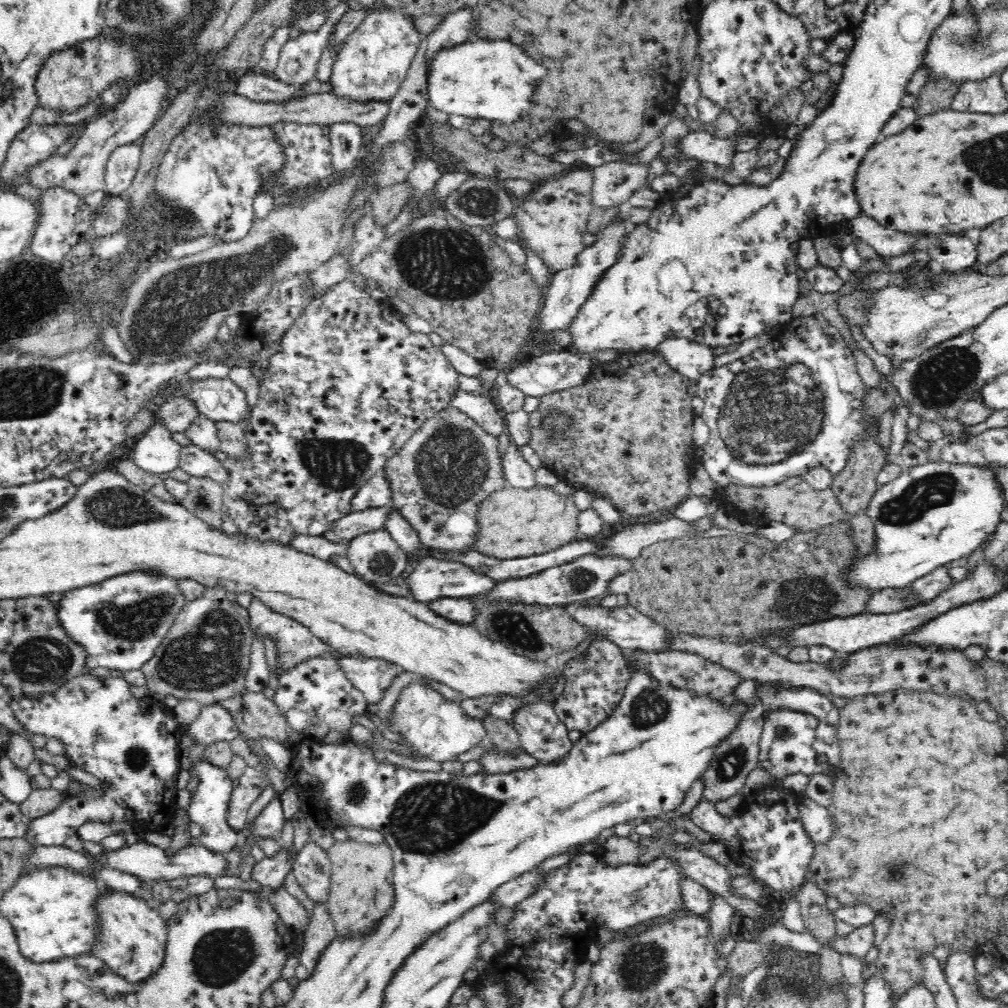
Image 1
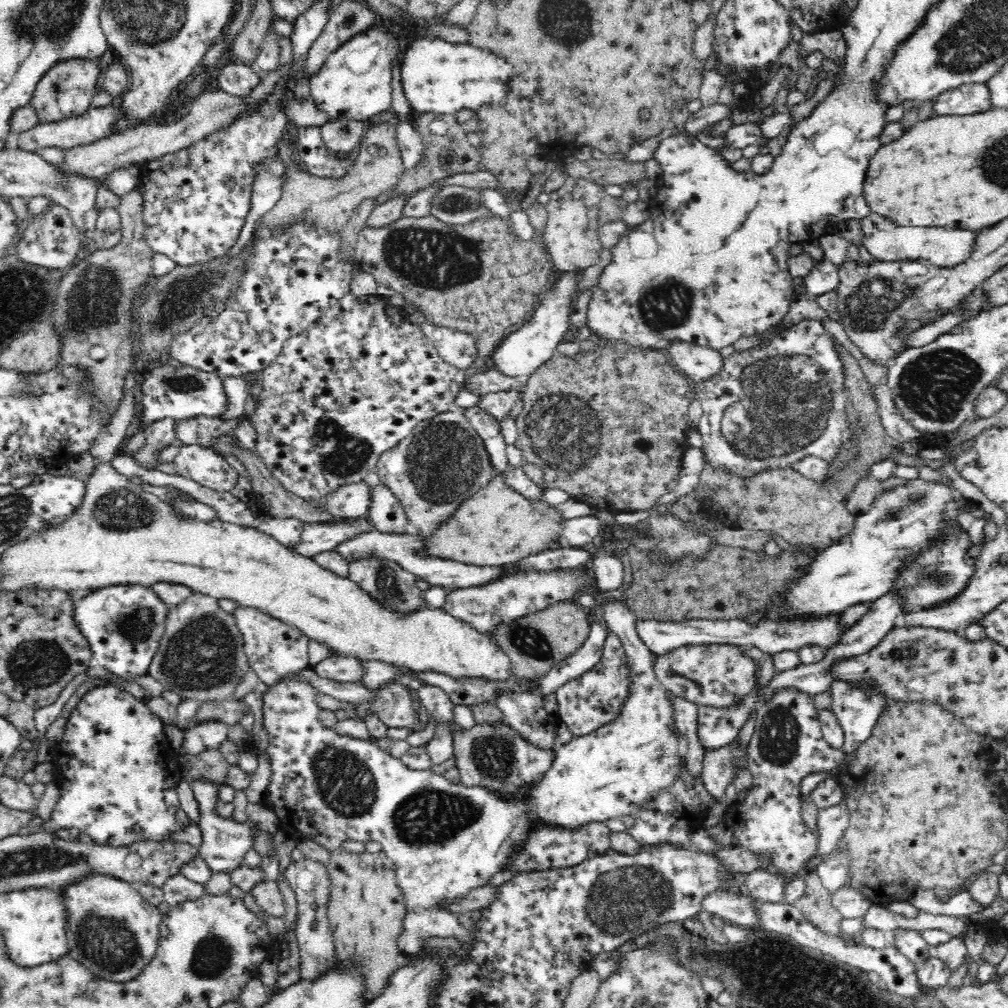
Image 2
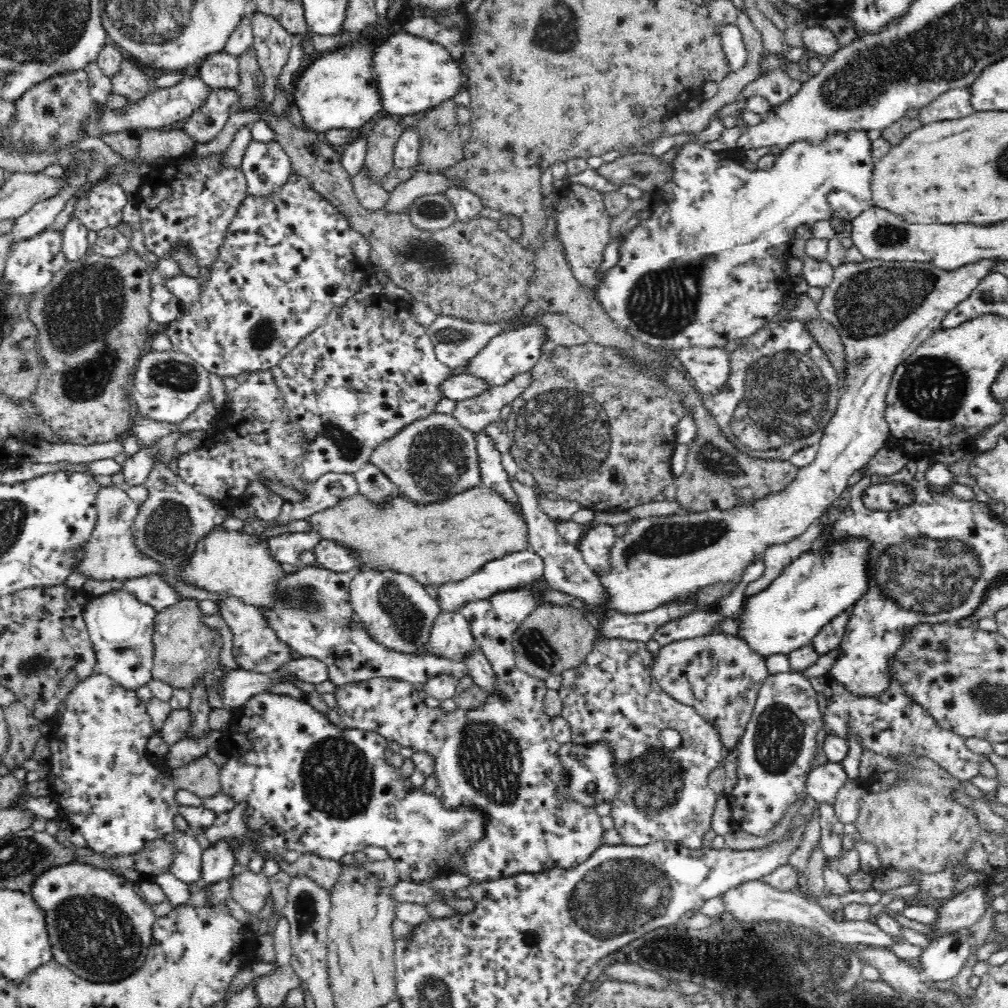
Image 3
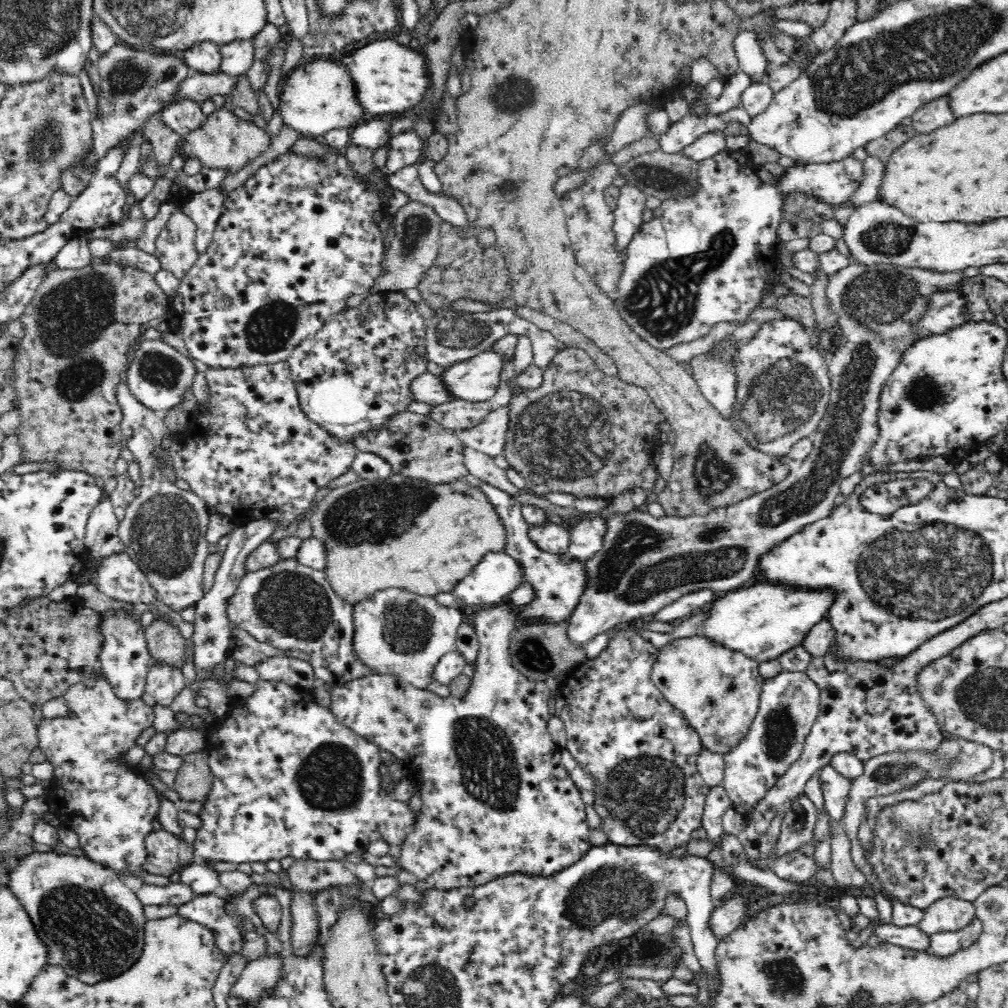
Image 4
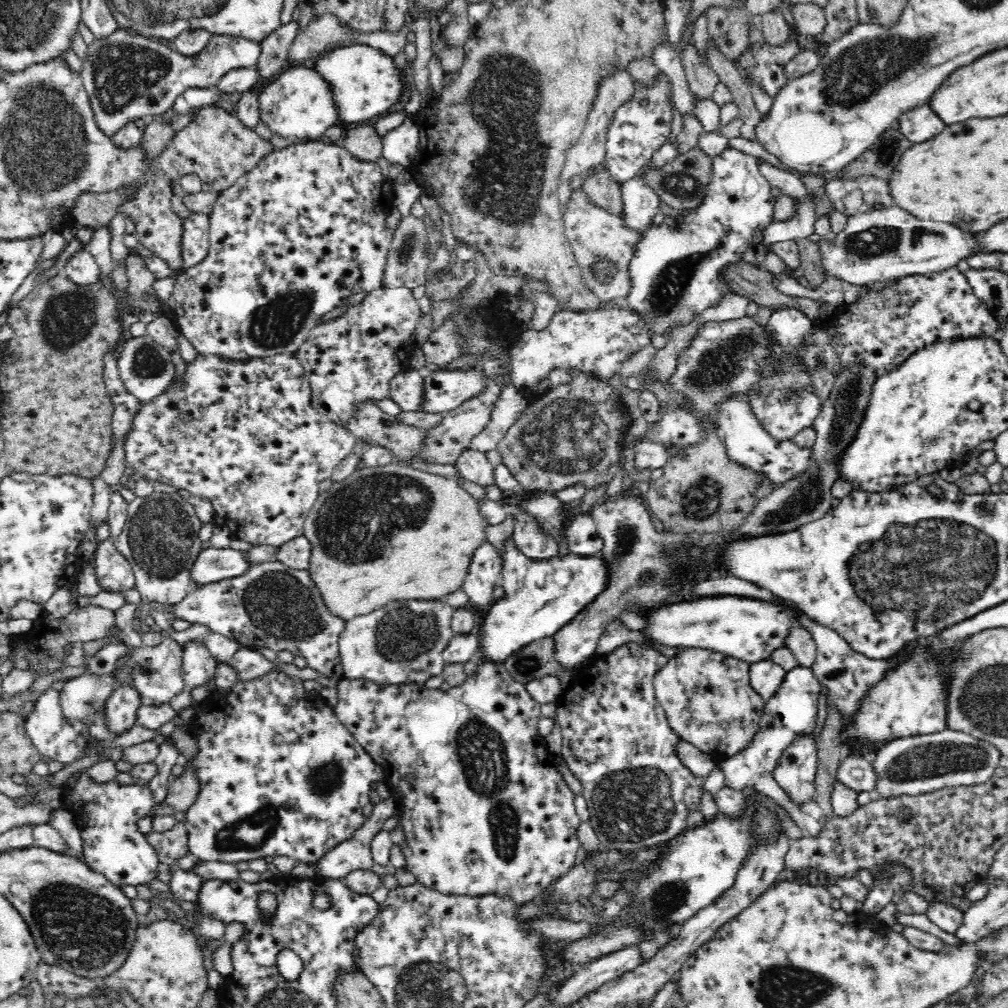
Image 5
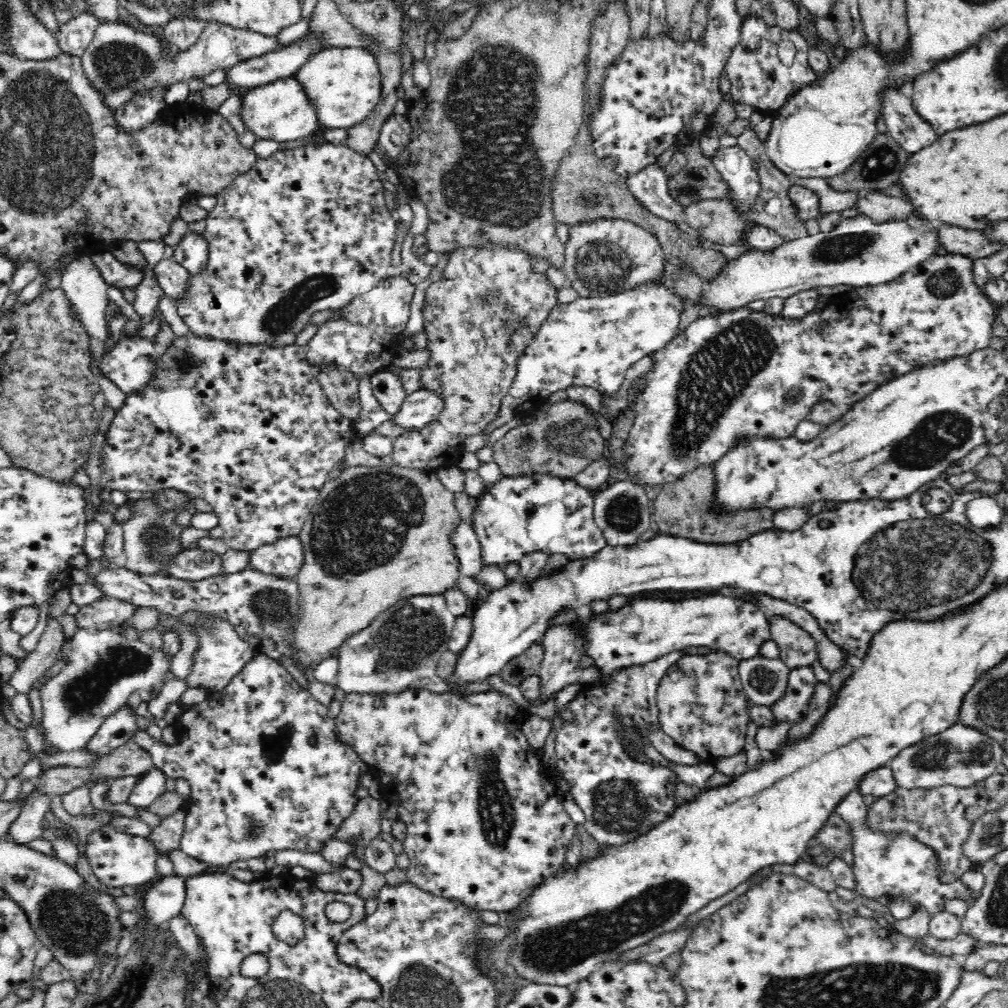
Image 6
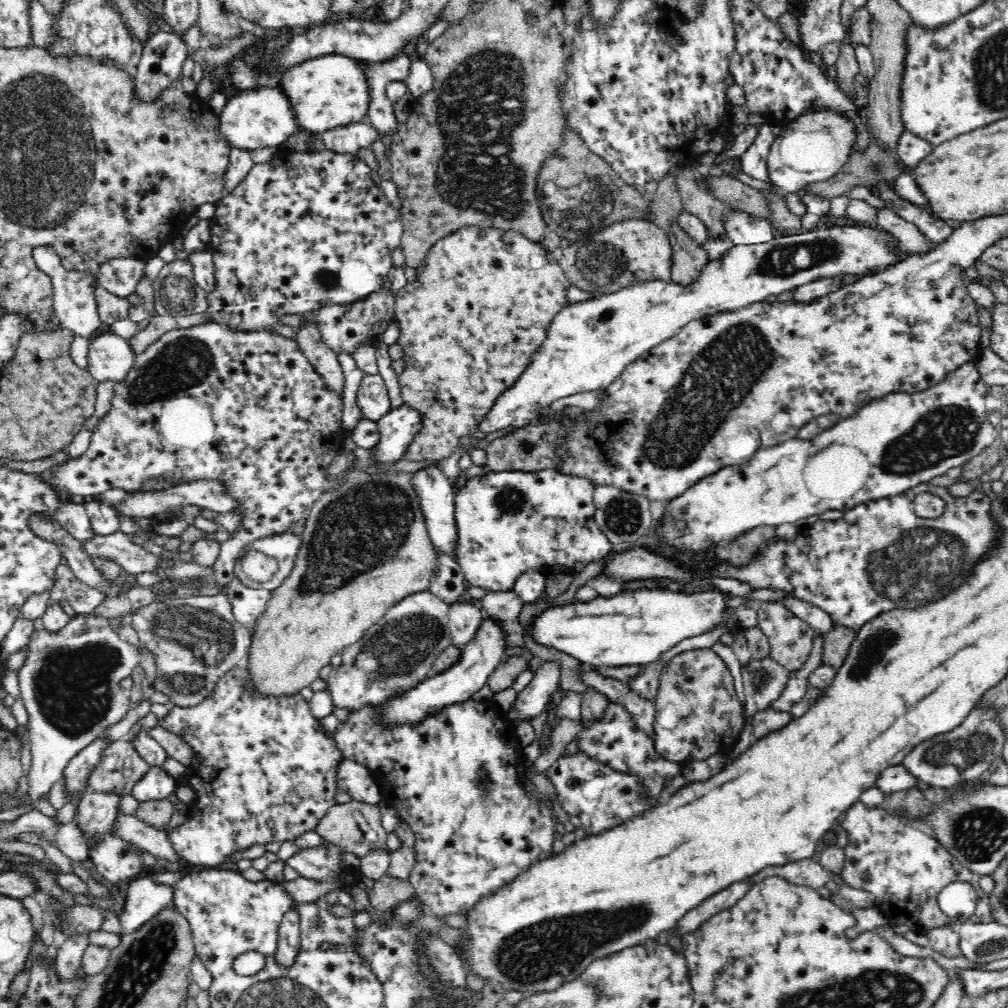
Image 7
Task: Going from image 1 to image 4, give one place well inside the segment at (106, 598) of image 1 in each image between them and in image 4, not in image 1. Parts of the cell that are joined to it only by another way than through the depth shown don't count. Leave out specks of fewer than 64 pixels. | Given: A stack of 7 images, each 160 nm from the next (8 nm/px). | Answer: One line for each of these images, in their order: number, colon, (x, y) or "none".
2: (124, 624)
3: (121, 627)
4: (125, 657)

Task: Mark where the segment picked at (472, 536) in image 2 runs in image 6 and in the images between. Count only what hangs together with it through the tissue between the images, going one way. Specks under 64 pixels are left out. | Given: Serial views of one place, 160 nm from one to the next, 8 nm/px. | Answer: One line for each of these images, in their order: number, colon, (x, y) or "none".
3: (450, 541)
4: (397, 532)
5: (395, 532)
6: (376, 535)

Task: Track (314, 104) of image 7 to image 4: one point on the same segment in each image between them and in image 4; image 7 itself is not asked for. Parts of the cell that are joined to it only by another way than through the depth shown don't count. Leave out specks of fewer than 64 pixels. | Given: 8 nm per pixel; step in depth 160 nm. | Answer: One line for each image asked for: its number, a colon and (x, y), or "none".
4: (392, 77)
5: (367, 82)
6: (346, 83)

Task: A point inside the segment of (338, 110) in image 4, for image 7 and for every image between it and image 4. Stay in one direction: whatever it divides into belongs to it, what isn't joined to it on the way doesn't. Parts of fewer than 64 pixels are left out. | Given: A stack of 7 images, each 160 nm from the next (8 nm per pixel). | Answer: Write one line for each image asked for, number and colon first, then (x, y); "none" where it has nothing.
5: (300, 103)
6: (282, 110)
7: (264, 116)

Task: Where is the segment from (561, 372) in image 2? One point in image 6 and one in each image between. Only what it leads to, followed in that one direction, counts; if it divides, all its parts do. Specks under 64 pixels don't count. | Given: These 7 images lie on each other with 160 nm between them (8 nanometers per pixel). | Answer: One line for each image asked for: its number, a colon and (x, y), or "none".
3: (597, 428)
4: (584, 432)
5: (574, 434)
6: (561, 440)

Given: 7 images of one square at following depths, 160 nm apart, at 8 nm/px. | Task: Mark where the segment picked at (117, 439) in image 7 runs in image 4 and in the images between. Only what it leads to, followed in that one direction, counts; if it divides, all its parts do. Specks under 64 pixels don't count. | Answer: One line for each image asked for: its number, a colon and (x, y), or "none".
4: (250, 453)
5: (243, 436)
6: (248, 429)

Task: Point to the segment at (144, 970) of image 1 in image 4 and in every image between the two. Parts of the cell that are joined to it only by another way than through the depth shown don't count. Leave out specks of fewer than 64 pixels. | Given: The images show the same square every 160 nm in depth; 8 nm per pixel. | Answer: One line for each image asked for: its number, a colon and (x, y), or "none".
2: (114, 930)
3: (101, 926)
4: (94, 926)

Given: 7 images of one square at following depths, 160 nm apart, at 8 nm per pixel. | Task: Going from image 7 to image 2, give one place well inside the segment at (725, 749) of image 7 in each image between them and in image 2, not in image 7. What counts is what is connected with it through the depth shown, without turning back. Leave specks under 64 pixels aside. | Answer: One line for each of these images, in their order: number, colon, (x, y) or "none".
2: (721, 675)
3: (720, 676)
4: (717, 689)
5: (708, 698)
6: (702, 704)

